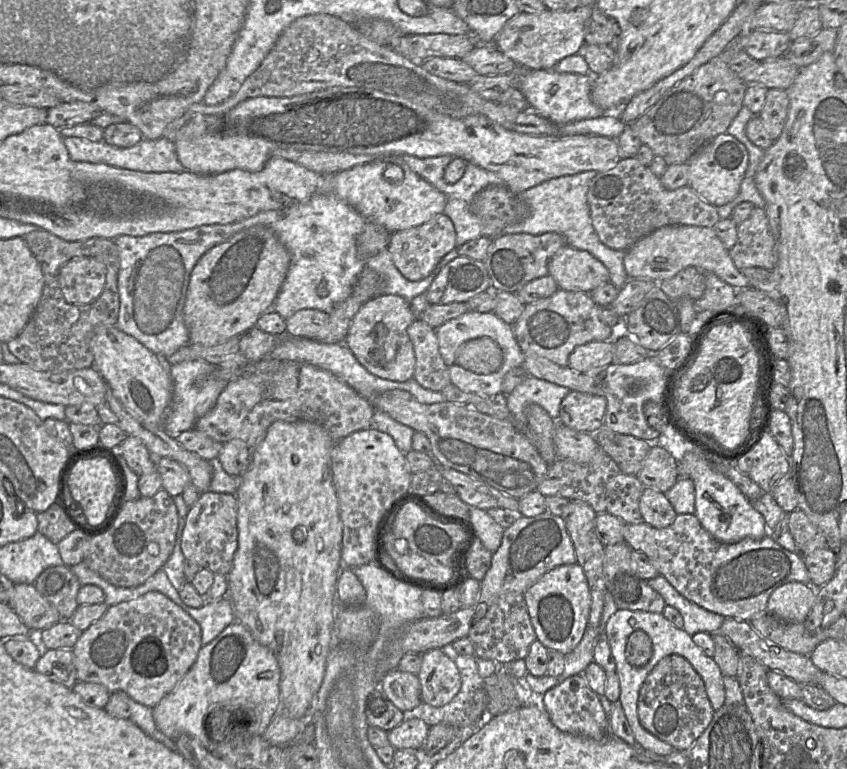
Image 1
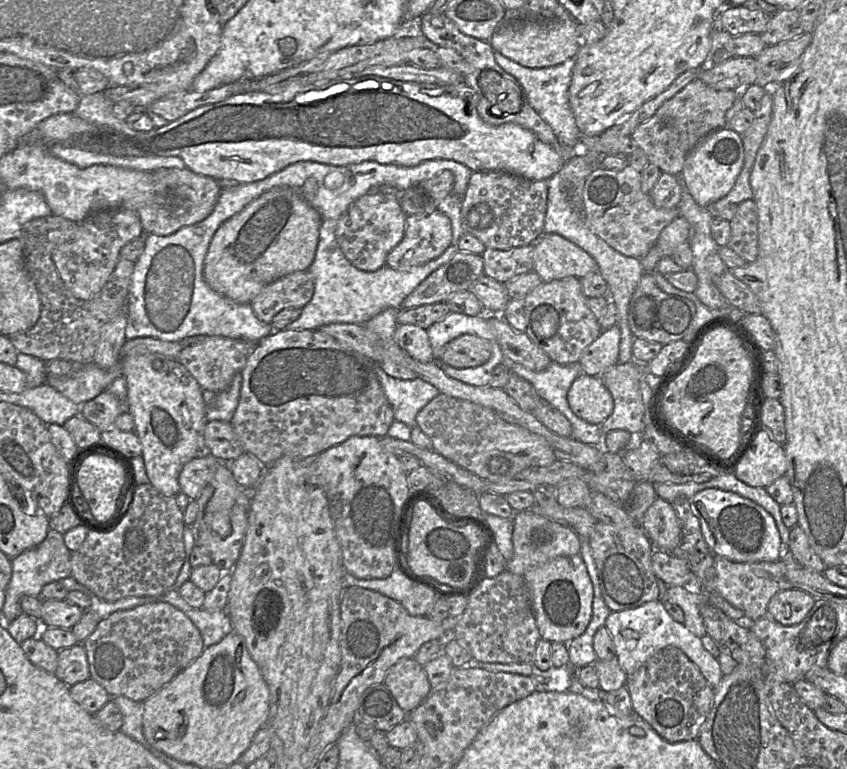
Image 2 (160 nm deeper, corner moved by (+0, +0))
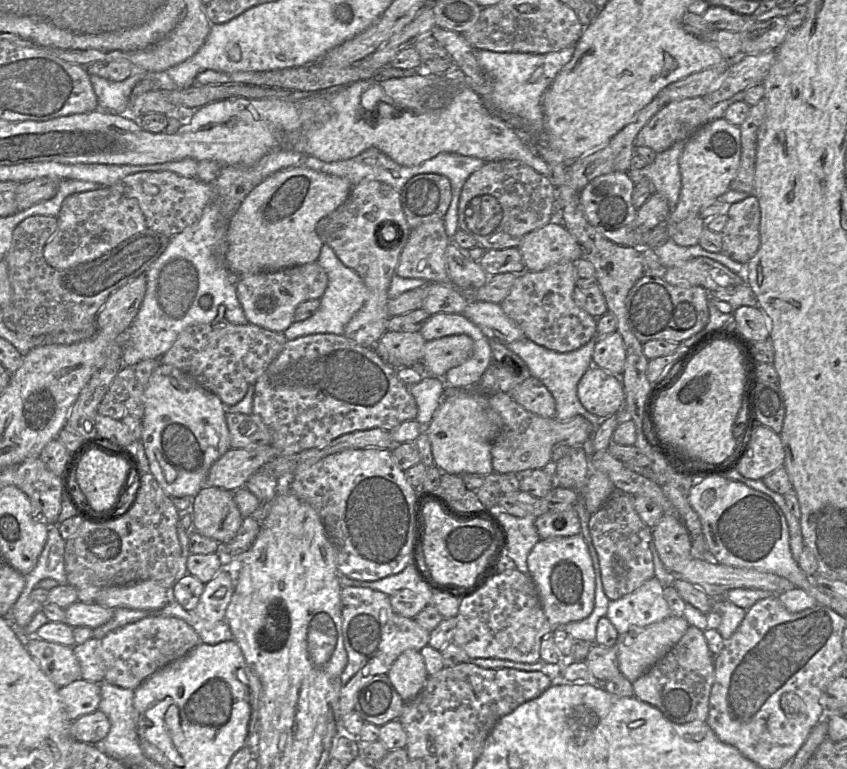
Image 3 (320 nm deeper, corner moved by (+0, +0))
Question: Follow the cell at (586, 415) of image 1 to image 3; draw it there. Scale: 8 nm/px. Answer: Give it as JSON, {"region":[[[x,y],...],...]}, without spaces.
{"region":[[[591,366],[578,383],[577,395],[584,408],[601,420],[619,413],[625,400],[620,376]]]}

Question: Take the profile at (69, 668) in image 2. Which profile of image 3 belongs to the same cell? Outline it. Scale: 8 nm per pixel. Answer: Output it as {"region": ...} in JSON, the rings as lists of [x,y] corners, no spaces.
{"region":[[[90,638],[82,644],[75,644],[73,652],[79,661],[82,679],[94,683],[104,681],[104,663],[101,658],[101,639]]]}

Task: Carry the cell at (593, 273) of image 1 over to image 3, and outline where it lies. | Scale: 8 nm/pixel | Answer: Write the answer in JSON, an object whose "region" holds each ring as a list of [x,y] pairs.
{"region":[[[553,212],[553,220],[526,234],[518,249],[525,271],[539,272],[564,262],[575,262],[583,257],[580,245],[561,224],[561,213]]]}

